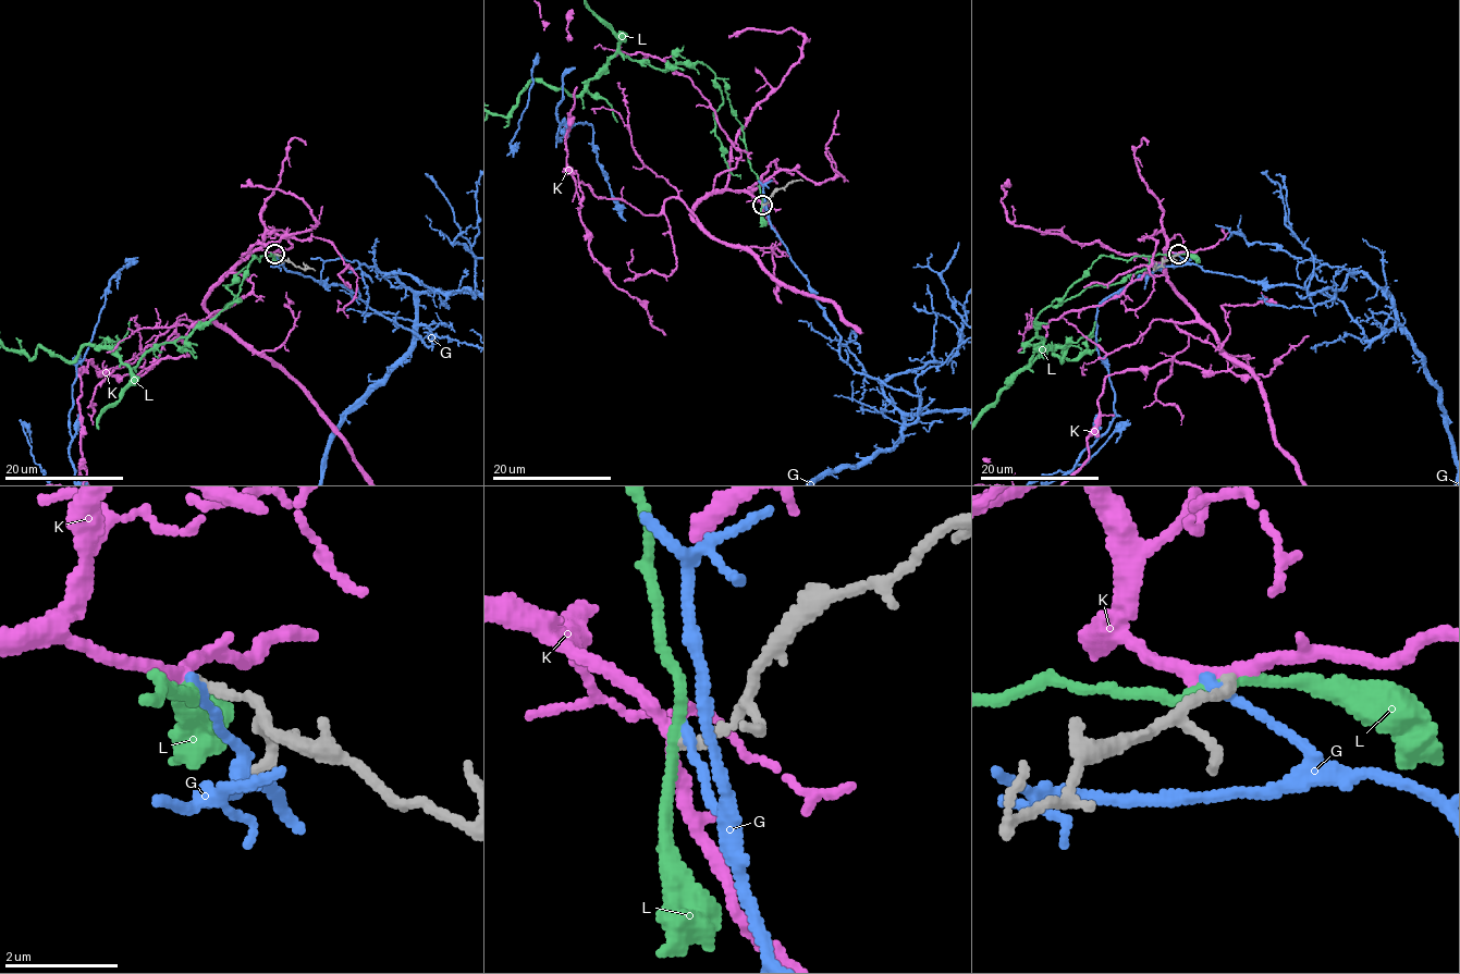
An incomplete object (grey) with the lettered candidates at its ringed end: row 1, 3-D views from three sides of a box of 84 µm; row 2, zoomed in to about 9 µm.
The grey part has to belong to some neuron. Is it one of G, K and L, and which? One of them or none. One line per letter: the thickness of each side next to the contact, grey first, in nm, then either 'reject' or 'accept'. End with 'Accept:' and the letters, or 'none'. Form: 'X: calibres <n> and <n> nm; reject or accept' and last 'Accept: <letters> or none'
G: calibres 190 and 190 nm; reject
K: calibres 180 and 240 nm; reject
L: calibres 180 and 180 nm; reject
Accept: none

